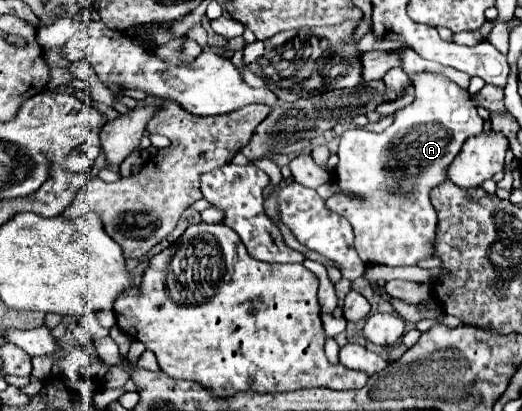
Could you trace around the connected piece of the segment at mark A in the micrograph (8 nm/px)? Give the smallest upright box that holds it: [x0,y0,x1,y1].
[326,73,484,265]

